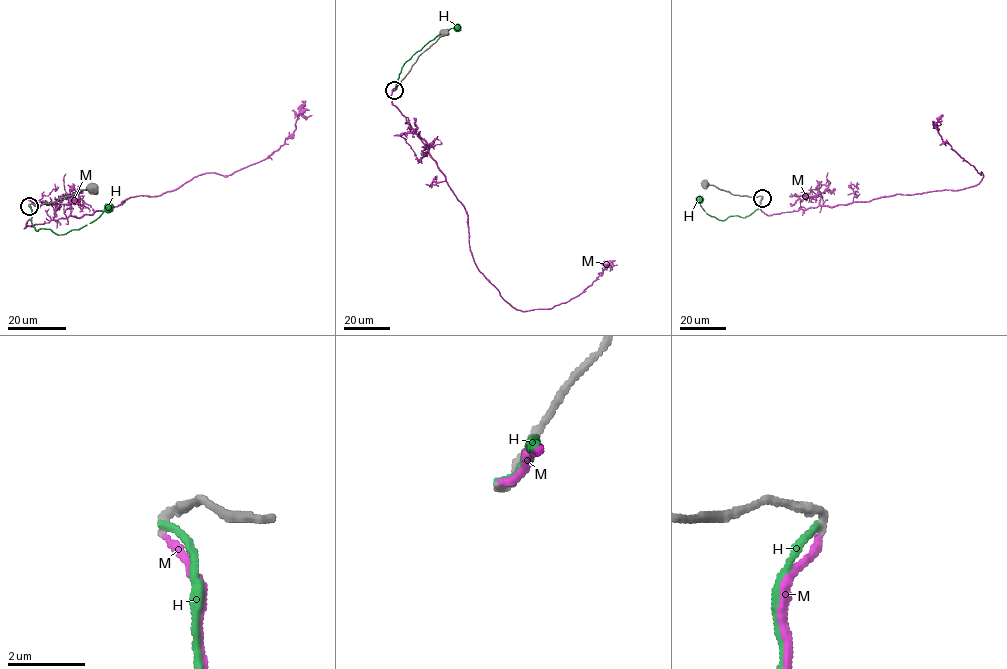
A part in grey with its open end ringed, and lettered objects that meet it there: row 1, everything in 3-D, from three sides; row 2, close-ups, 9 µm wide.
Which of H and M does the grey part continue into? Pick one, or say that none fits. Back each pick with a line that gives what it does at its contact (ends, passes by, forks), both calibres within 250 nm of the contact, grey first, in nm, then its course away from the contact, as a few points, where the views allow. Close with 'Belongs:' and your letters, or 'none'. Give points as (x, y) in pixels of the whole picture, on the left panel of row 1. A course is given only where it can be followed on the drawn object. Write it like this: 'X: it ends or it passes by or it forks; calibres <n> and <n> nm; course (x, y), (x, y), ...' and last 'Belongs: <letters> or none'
M: it ends; calibres 240 and 190 nm; course (29, 206), (24, 228), (158, 196), (210, 172), (229, 175), (282, 145), (301, 101)
Belongs: M

